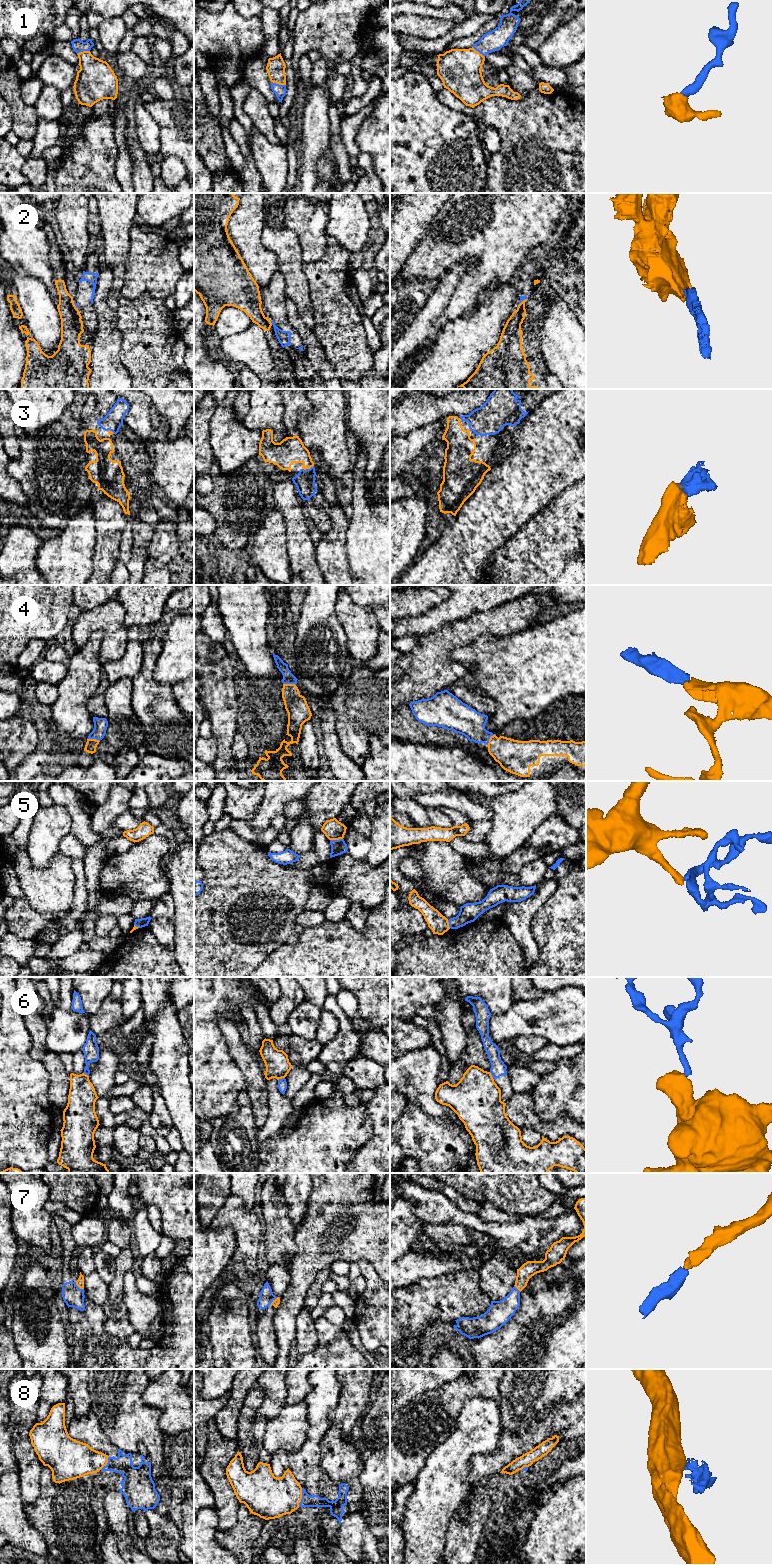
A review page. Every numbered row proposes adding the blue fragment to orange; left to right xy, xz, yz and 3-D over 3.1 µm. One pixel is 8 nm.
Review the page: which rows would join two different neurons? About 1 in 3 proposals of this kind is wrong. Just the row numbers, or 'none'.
2, 5, 6, 8

